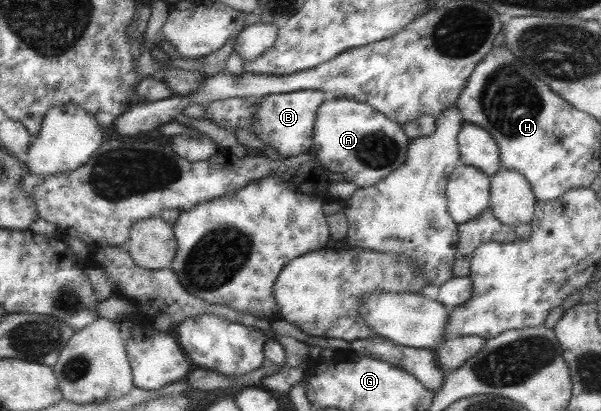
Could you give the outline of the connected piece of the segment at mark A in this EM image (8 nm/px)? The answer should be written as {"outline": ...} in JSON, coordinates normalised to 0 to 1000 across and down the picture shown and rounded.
{"outline":[[[541,238],[524,275],[514,370],[539,414],[567,421],[574,426],[574,440],[606,457],[626,448],[667,404],[676,382],[677,353],[679,333],[667,307],[606,248],[577,238]]]}

